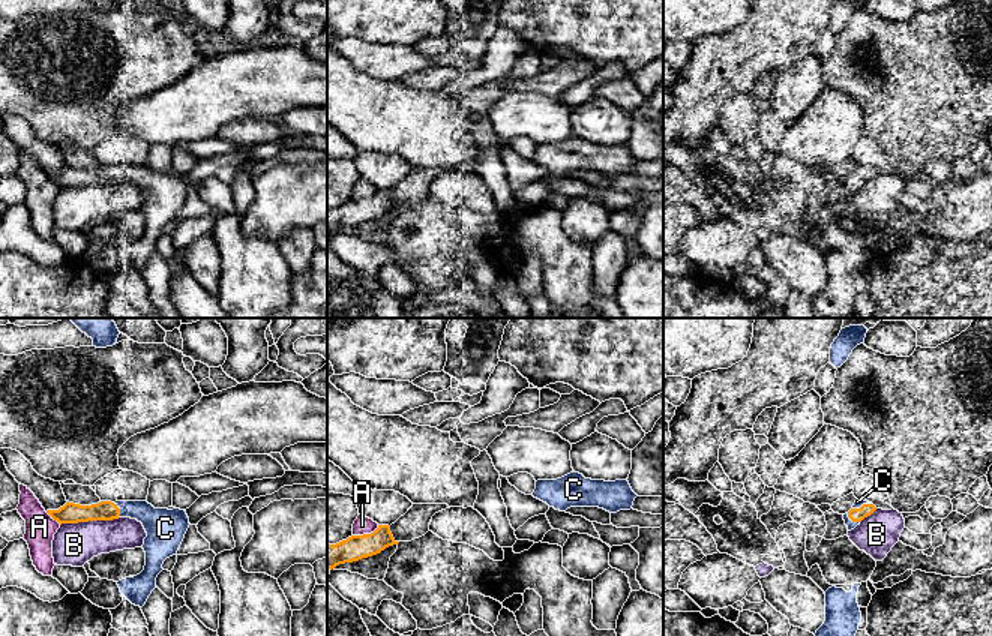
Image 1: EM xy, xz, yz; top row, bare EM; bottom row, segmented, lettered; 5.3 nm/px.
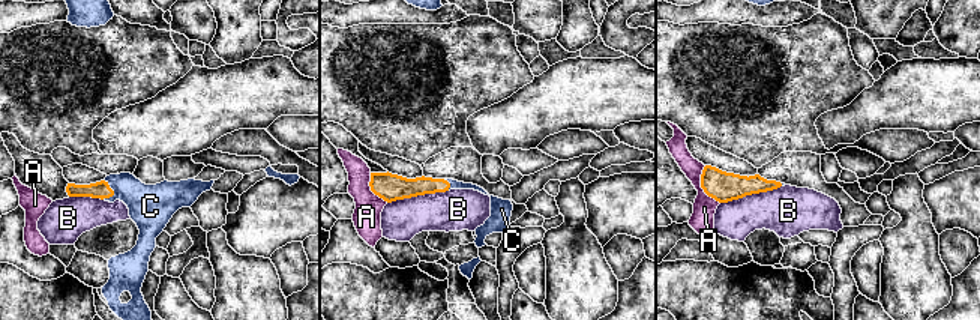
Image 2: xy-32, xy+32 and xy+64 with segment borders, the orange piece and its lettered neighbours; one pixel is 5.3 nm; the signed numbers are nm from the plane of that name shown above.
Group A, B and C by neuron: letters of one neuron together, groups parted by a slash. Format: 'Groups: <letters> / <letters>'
Groups: A / B / C

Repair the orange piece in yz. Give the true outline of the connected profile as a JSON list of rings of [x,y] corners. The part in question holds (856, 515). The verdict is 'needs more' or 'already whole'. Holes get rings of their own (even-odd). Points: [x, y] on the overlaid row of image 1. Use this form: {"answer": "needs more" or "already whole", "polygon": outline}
{"answer": "needs more", "polygon": [[[855,500],[852,508],[843,514],[845,525],[848,531],[854,530],[860,522],[870,516],[876,507],[869,501]]]}

